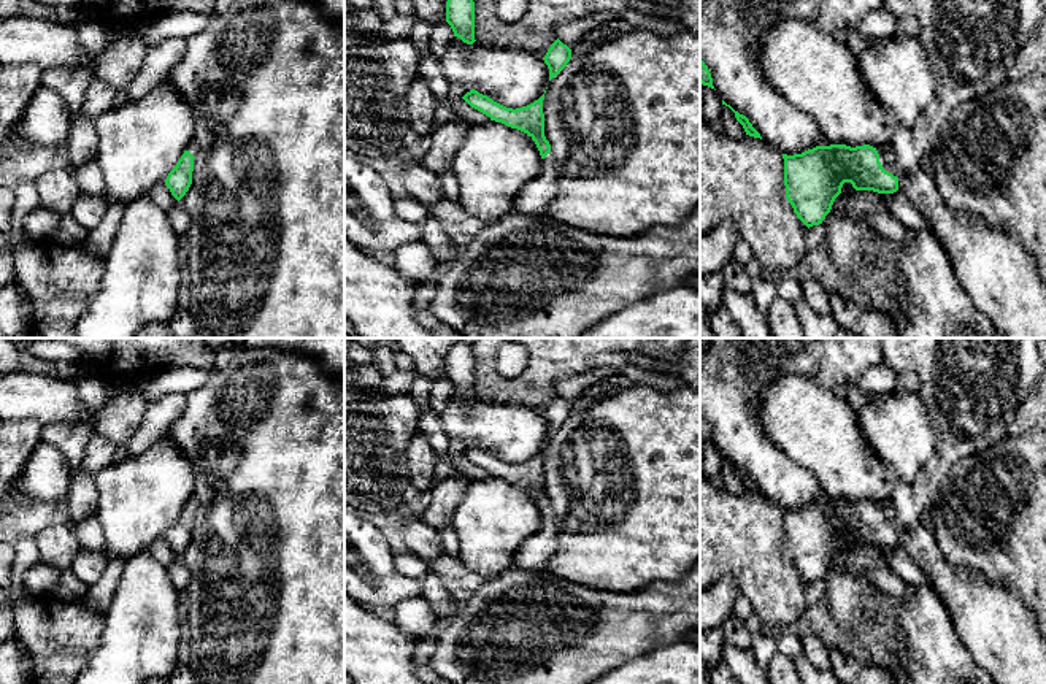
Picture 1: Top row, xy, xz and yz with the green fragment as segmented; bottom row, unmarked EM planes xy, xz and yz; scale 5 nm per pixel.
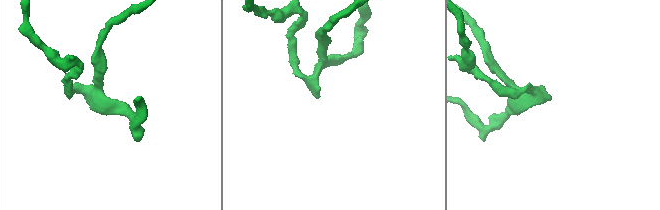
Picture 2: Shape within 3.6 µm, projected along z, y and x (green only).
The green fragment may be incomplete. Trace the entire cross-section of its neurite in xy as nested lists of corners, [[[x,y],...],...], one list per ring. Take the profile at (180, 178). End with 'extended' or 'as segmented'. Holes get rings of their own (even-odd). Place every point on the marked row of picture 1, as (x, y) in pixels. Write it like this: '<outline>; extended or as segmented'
[[[192,141],[176,167],[168,173],[165,186],[170,189],[171,195],[179,202],[192,184],[194,159],[197,156],[197,144]]]; extended

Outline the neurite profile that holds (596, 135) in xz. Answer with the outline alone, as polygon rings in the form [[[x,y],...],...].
[[[632,29],[571,57],[549,81],[543,114],[557,170],[549,217],[587,233],[629,238],[654,225],[678,225],[700,205],[700,35],[683,30],[662,37]]]

